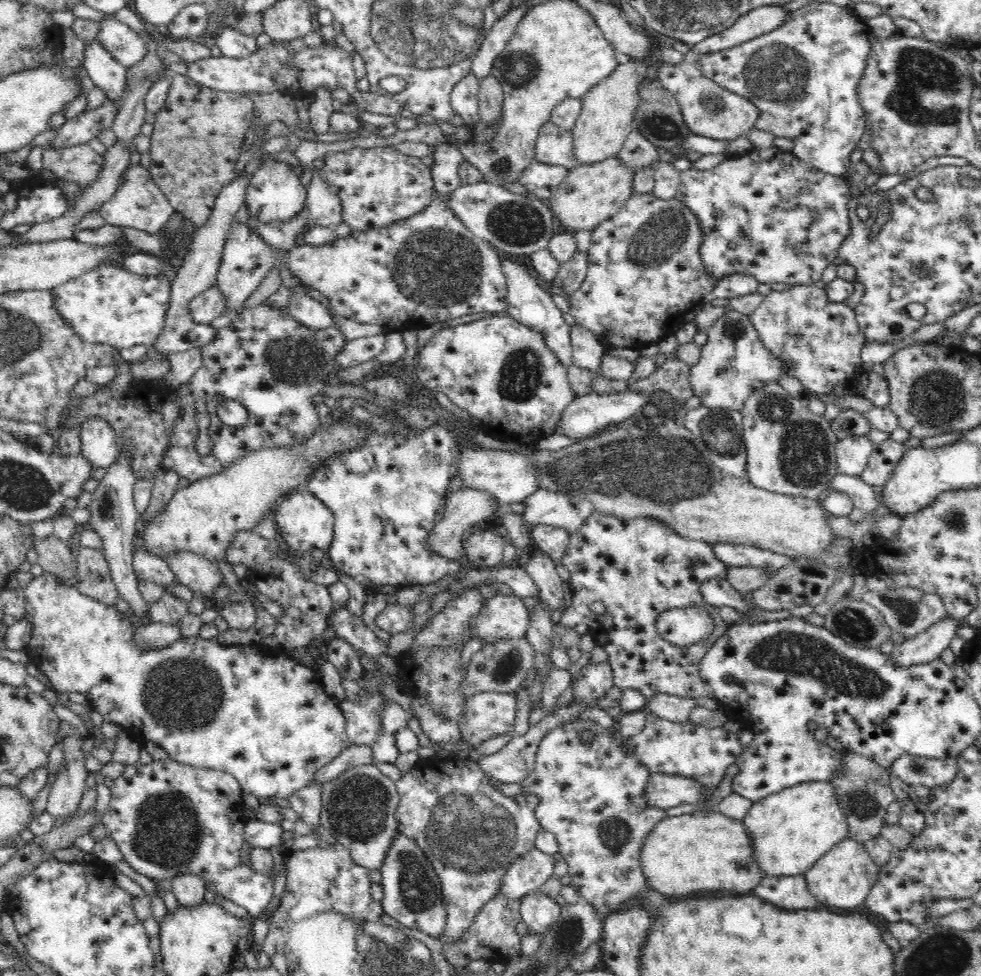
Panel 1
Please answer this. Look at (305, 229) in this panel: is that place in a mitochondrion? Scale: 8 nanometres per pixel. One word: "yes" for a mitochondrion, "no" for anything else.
no

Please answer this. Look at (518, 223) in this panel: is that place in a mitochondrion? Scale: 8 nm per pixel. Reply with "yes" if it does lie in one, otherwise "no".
yes

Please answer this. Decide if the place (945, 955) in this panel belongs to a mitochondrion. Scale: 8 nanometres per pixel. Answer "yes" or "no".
yes

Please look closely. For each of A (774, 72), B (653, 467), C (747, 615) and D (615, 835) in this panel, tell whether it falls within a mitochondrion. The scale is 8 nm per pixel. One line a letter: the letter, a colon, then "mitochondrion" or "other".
A: mitochondrion
B: mitochondrion
C: other
D: mitochondrion

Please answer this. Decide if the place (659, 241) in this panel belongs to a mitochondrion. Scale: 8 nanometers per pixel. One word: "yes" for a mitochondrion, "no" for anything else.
yes

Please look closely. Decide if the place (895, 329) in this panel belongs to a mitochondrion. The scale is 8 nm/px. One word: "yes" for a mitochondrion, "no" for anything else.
no

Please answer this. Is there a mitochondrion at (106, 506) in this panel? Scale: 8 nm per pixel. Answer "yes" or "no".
yes

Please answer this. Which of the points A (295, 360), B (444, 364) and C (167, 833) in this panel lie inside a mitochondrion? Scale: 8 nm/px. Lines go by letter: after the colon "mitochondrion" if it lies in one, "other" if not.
A: mitochondrion
B: other
C: mitochondrion

